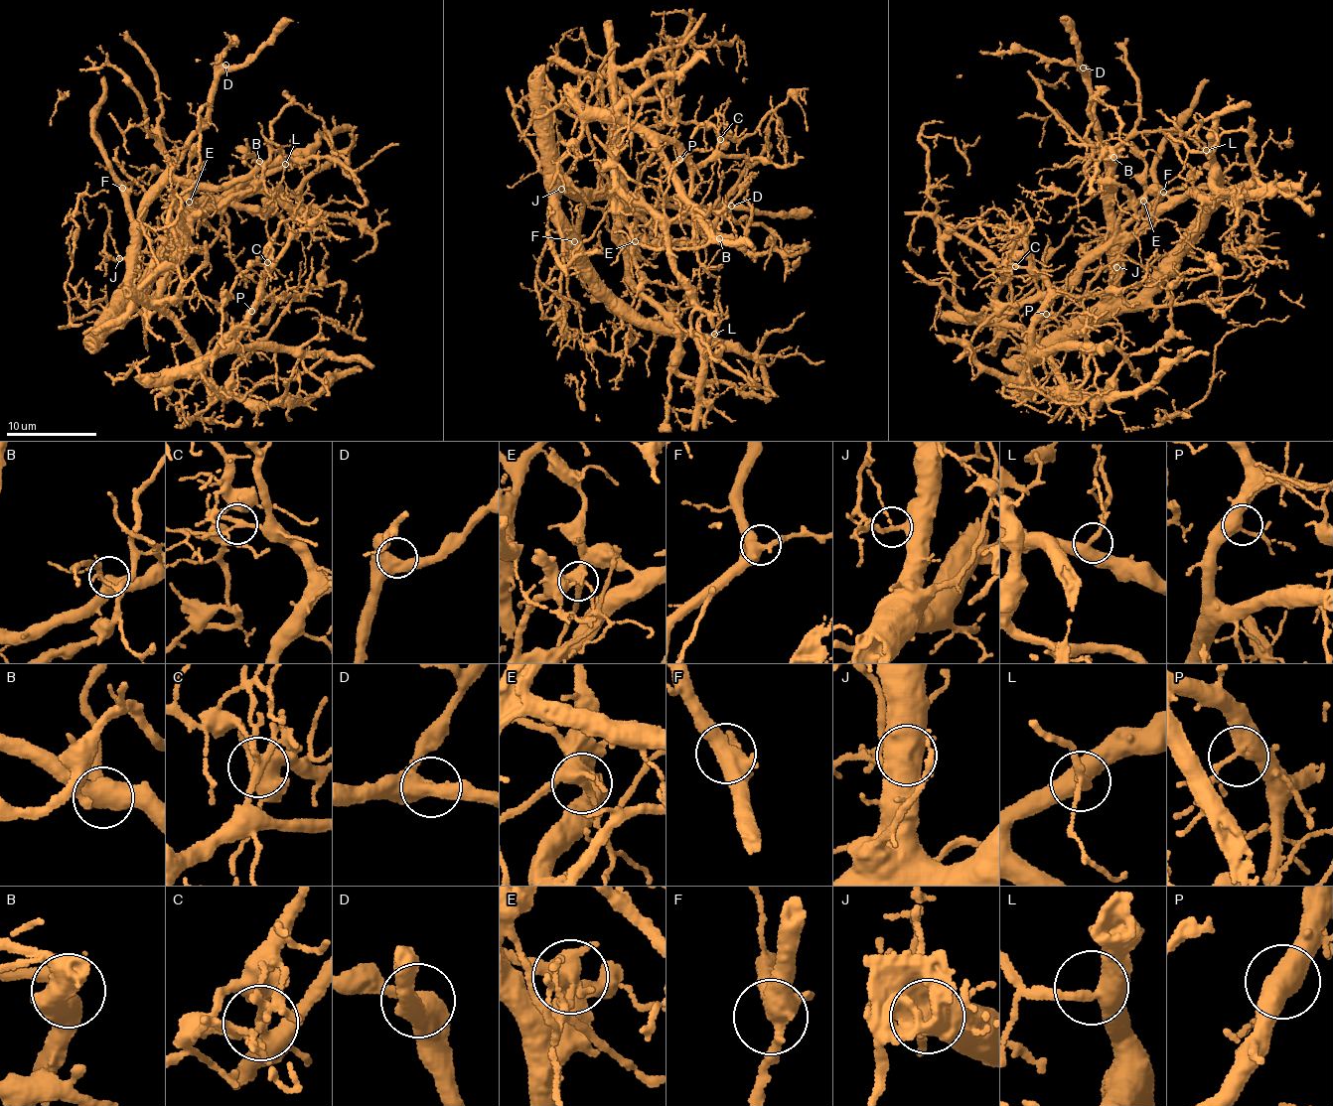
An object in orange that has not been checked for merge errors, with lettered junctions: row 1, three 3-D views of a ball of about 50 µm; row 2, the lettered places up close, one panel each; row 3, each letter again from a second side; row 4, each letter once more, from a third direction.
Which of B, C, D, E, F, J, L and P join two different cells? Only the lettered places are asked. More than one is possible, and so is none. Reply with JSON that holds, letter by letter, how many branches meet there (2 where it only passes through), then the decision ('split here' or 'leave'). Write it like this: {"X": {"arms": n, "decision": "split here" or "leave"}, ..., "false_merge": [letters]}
{"B": {"arms": 4, "decision": "leave"}, "C": {"arms": 3, "decision": "split here"}, "D": {"arms": 3, "decision": "leave"}, "E": {"arms": 5, "decision": "split here"}, "F": {"arms": 3, "decision": "leave"}, "J": {"arms": 3, "decision": "leave"}, "L": {"arms": 3, "decision": "leave"}, "P": {"arms": 3, "decision": "leave"}, "false_merge": ["C", "E"]}

